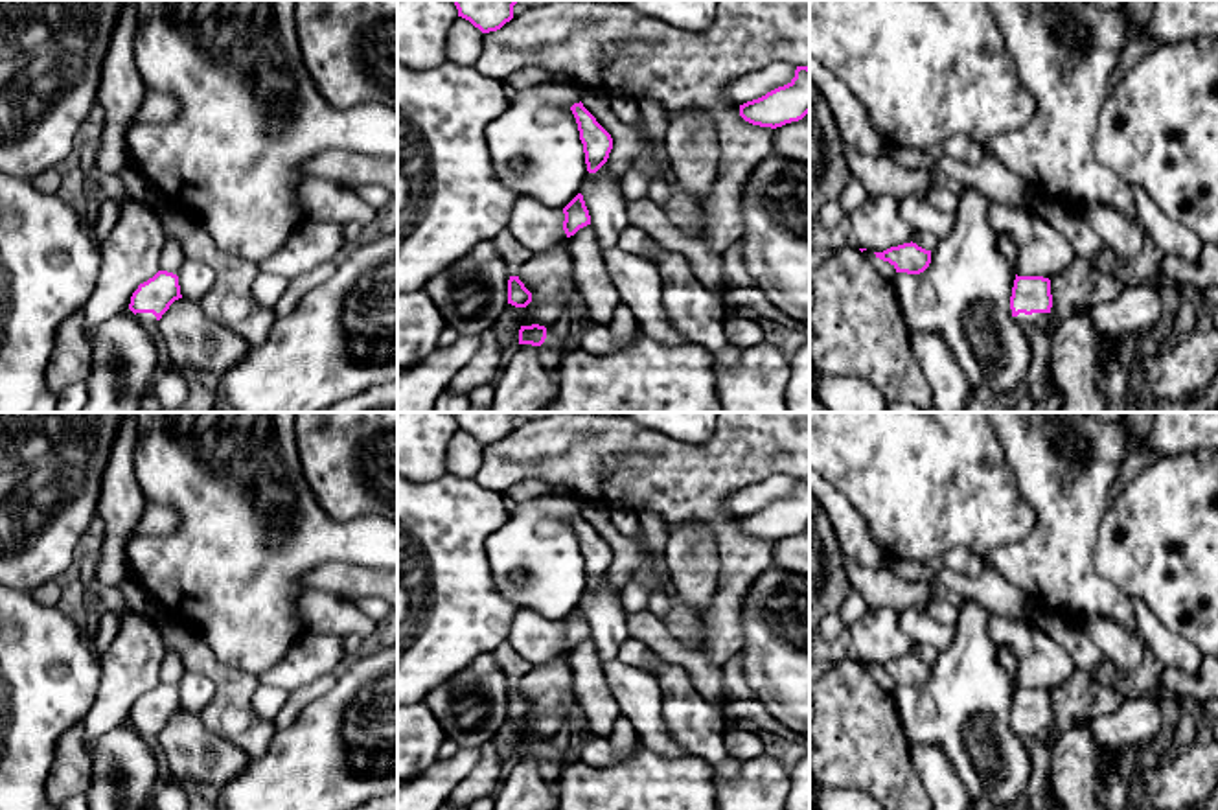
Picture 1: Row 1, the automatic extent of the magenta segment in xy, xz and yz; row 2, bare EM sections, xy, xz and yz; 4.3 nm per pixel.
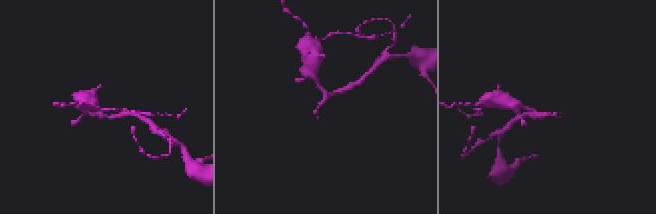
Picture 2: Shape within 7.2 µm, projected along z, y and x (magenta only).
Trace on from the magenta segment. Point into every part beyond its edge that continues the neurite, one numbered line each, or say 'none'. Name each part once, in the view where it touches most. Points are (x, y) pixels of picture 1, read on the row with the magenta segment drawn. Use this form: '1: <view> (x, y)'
1: yz (1042, 321)

